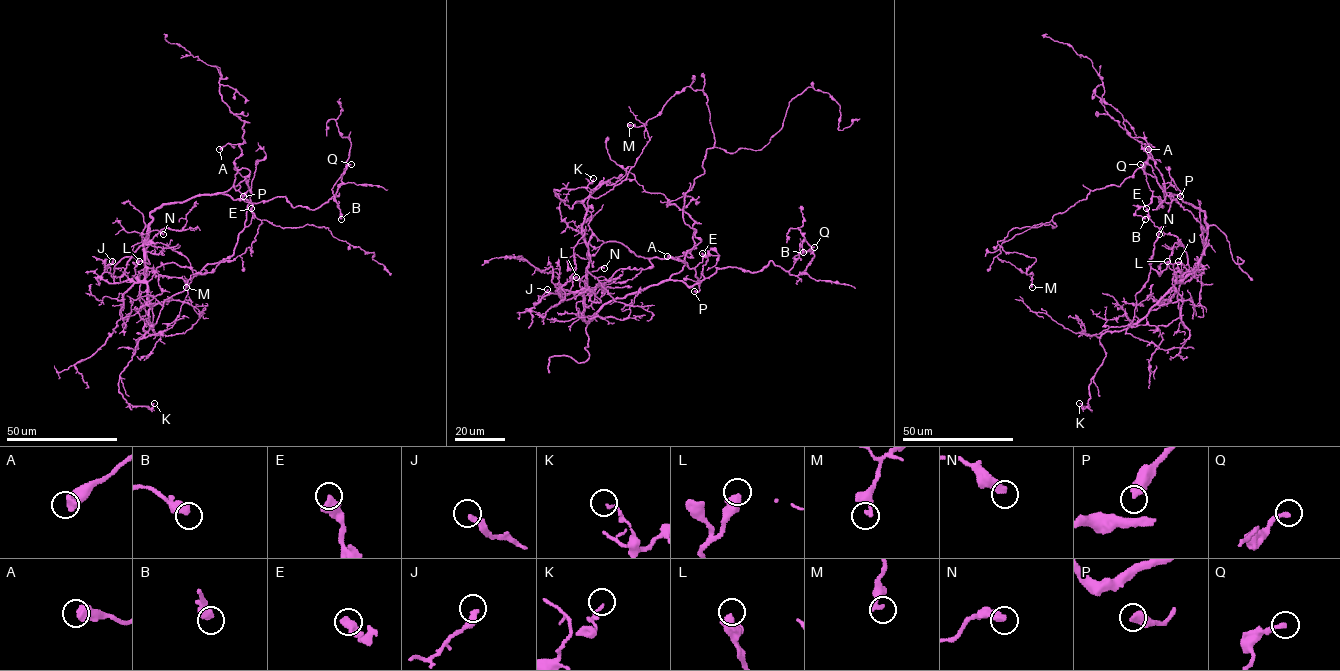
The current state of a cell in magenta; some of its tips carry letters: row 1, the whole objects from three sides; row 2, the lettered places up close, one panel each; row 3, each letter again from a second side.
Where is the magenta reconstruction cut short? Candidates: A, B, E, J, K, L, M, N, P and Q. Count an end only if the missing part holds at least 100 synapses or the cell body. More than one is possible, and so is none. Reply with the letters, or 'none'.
none

